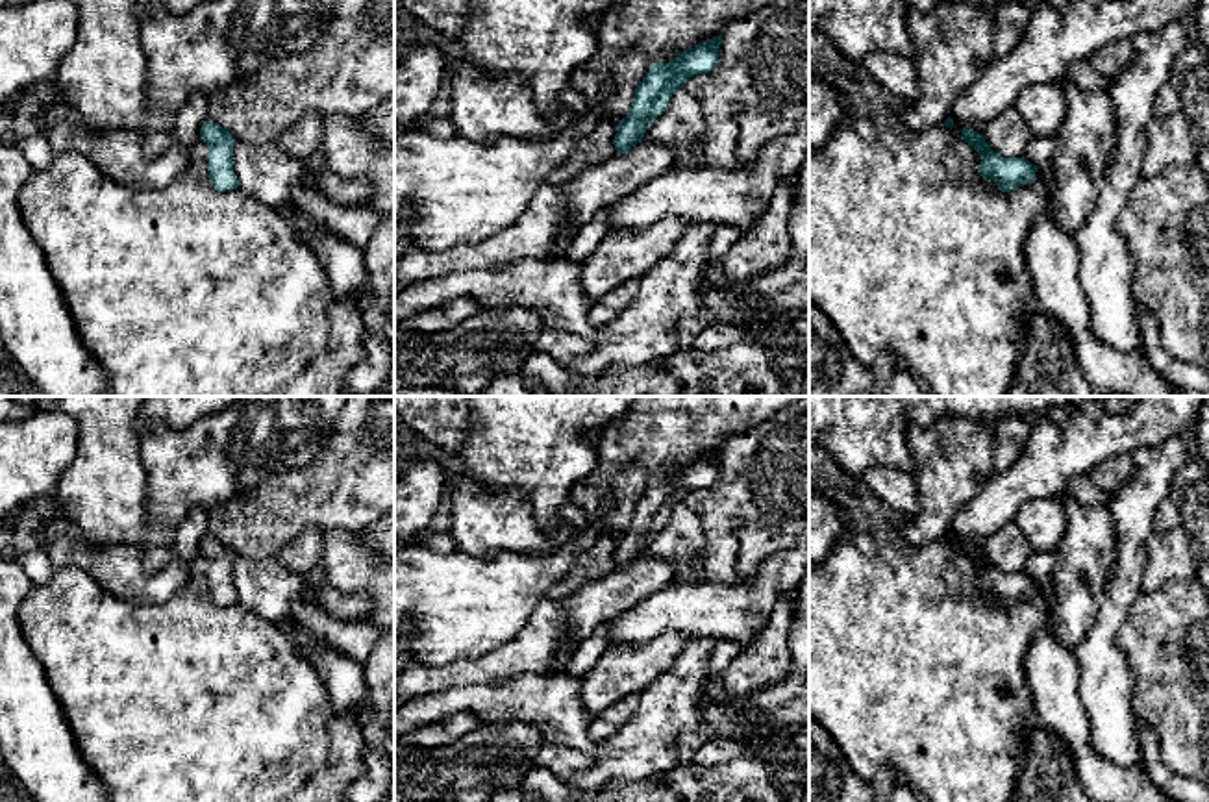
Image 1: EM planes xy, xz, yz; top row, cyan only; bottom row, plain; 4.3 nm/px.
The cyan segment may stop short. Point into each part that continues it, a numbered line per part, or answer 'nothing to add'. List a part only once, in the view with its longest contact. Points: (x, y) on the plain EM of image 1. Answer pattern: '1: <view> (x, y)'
1: yz (1046, 589)

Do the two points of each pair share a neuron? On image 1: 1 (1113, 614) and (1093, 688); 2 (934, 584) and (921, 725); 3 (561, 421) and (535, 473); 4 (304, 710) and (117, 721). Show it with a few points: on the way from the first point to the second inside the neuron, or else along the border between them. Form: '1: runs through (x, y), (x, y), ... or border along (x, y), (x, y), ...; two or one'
1: runs through (1102, 632), (1100, 669); one
2: runs through (921, 619), (921, 689); one
3: runs through (548, 434), (543, 439), (543, 460); one
4: runs through (258, 712), (243, 717), (163, 717); one

